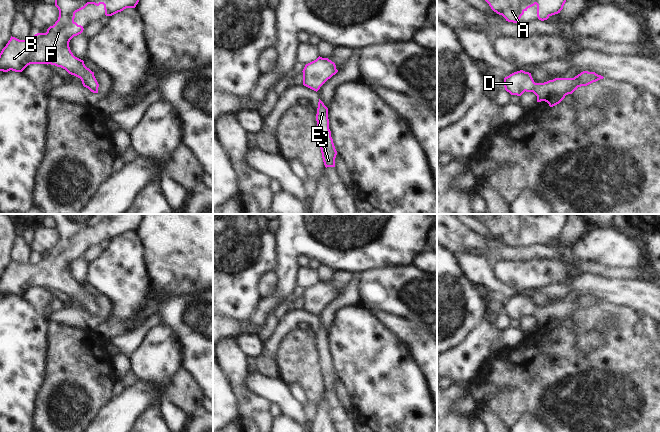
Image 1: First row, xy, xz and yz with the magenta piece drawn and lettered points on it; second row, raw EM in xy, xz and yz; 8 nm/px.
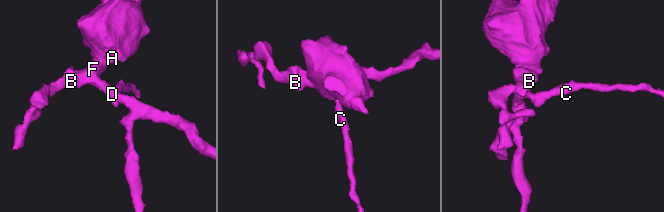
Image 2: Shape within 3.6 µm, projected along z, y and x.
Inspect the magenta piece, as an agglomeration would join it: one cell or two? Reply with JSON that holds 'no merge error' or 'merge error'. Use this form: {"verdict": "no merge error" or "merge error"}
{"verdict": "no merge error"}

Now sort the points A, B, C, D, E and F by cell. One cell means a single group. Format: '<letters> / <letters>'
A B C D E F

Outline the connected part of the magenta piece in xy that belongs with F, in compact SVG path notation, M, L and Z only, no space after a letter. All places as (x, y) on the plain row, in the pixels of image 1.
M47 214L55 222L55 230L59 234L58 244L47 253L46 257L37 257L29 264L10 262L0 277L0 295L22 296L30 288L51 288L65 293L69 298L81 303L84 311L93 317L98 317L99 308L84 285L75 281L70 274L70 264L84 254L75 245L75 237L84 233L88 228L104 229L105 239L112 240L126 232L135 232L144 214Z

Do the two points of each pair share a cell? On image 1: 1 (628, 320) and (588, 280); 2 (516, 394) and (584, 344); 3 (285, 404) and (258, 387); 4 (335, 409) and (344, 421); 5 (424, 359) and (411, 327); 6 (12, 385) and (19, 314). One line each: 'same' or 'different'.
1: different
2: different
3: same
4: same
5: same
6: same

